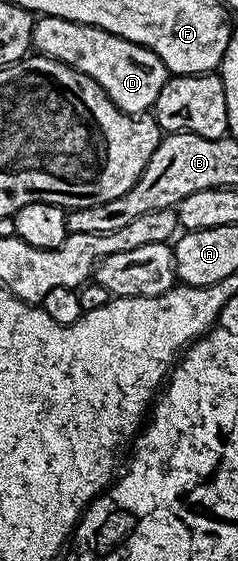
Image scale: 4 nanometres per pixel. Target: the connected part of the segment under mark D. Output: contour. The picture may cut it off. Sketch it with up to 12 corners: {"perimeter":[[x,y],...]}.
{"perimeter":[[58,16],[32,50],[90,76],[127,114],[148,114],[170,77],[145,46]]}

